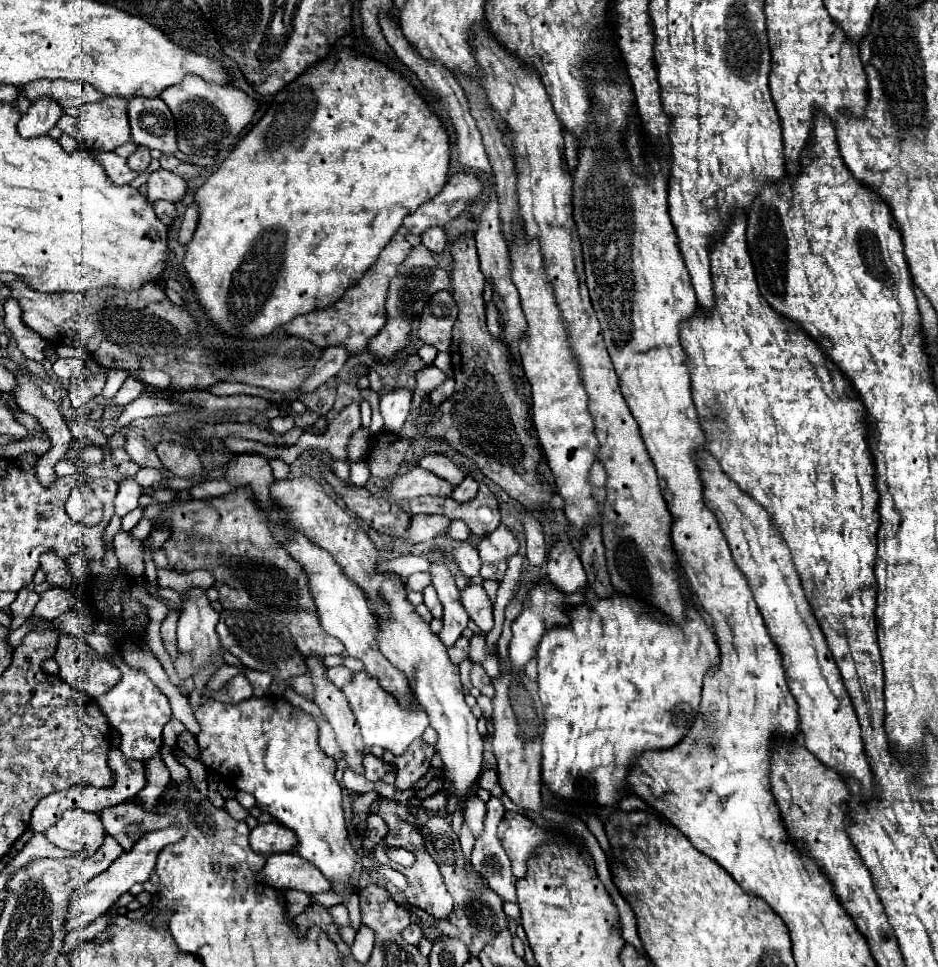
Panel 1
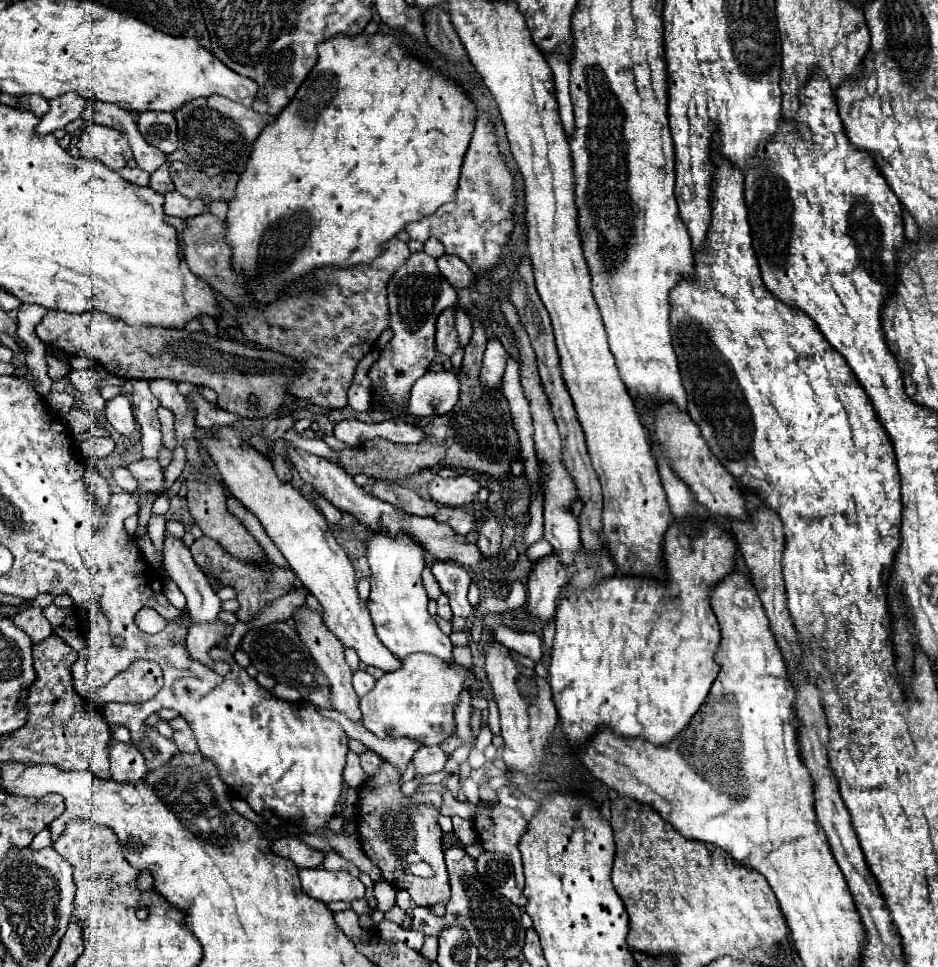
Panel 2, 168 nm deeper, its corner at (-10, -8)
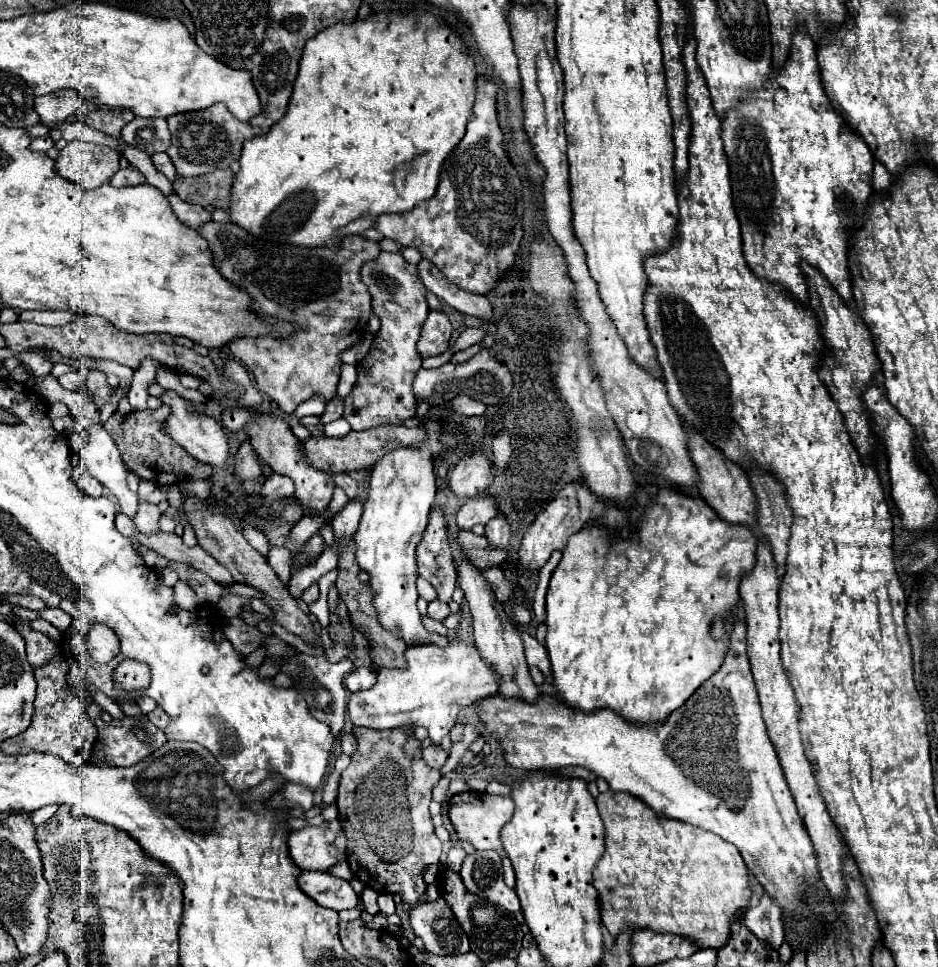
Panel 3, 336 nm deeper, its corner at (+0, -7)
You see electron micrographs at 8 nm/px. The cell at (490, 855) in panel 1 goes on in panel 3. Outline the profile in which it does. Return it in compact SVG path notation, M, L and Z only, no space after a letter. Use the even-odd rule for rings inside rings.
M475 852L463 860L461 878L469 892L479 894L509 912L519 910L519 898L513 888L507 888L503 882L503 868L501 858L497 852Z

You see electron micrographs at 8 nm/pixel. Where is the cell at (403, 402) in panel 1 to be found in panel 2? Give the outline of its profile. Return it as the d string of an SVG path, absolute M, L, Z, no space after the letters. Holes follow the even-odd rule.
M427 371L411 389L409 413L413 417L437 417L449 413L459 399L459 381L453 371Z

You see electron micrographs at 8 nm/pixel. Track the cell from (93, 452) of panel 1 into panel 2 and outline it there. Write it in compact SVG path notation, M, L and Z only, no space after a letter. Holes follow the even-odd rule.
M117 469L113 473L113 481L123 489L123 491L129 491L129 493L135 493L139 489L139 483L133 479L133 475L127 471L127 469Z

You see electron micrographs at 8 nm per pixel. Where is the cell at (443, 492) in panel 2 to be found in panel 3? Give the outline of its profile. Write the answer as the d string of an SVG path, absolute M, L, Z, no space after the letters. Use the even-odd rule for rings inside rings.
M485 454L463 456L459 464L449 472L447 484L457 498L477 498L493 482L493 464Z

